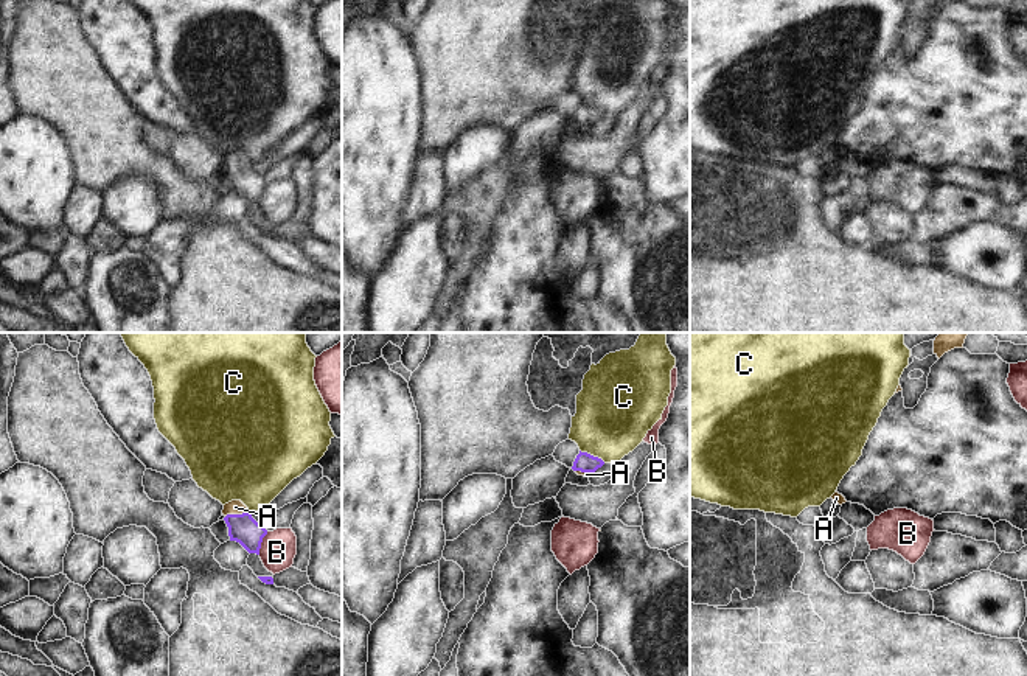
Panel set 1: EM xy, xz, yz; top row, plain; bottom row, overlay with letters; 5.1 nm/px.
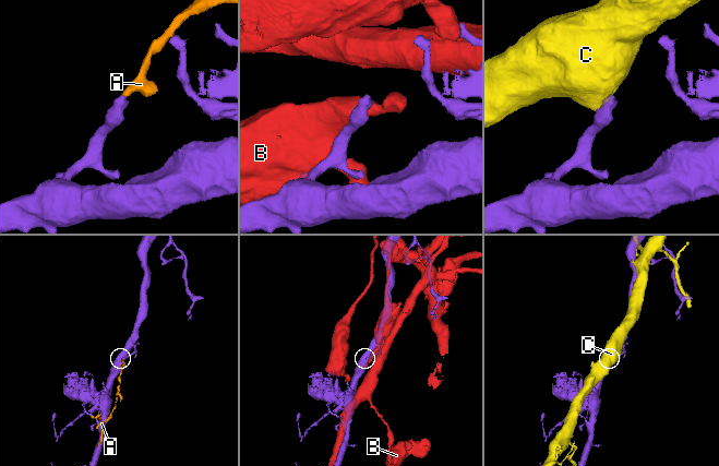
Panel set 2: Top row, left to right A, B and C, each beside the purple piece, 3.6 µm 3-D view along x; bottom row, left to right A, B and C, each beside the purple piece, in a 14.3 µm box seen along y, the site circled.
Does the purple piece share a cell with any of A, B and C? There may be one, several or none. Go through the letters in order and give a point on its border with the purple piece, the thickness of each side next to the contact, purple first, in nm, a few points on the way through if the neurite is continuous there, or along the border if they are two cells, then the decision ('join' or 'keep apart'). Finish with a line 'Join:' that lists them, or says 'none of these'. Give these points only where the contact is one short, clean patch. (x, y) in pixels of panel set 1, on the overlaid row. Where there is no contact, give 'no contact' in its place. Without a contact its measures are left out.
A: xy (236, 515) | 150/80 nm | across xy (243, 529), (236, 515), (235, 507) | join
B: xy (261, 541) | 150/190 nm | keep apart
C: xz (592, 456) | 100/400 nm | keep apart
Join: A

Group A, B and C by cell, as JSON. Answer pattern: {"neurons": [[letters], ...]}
{"neurons": [["A"], ["B"], ["C"]]}

